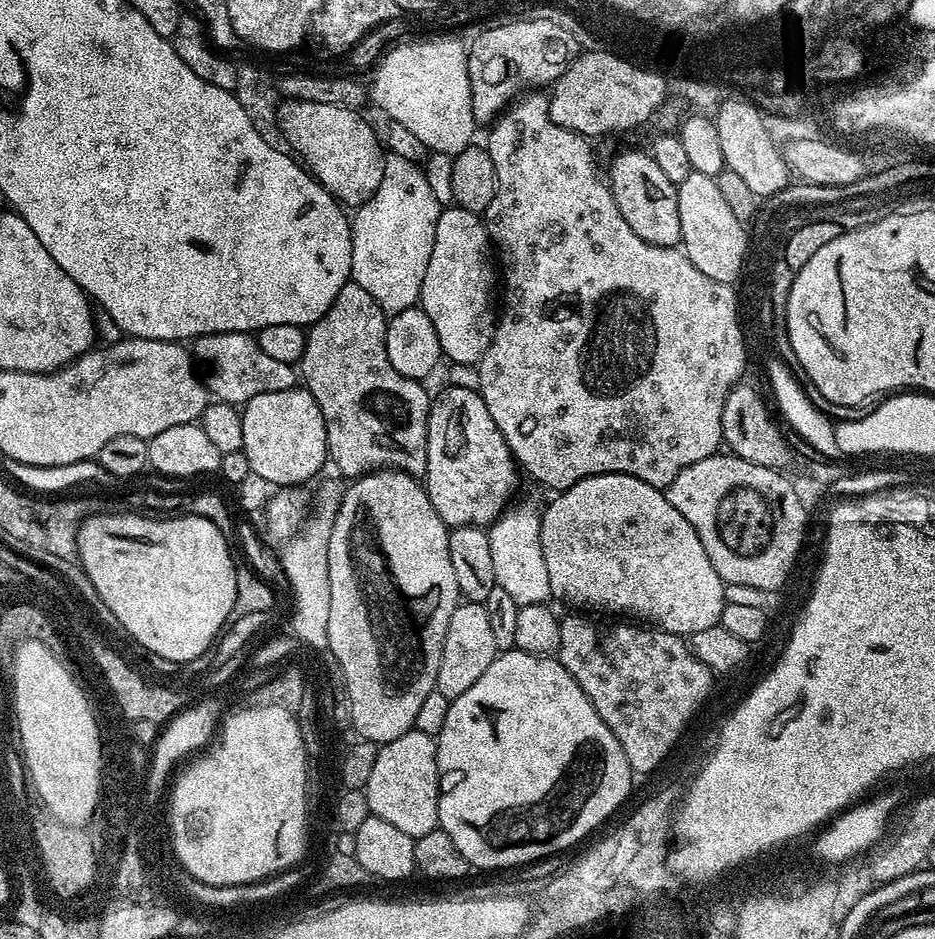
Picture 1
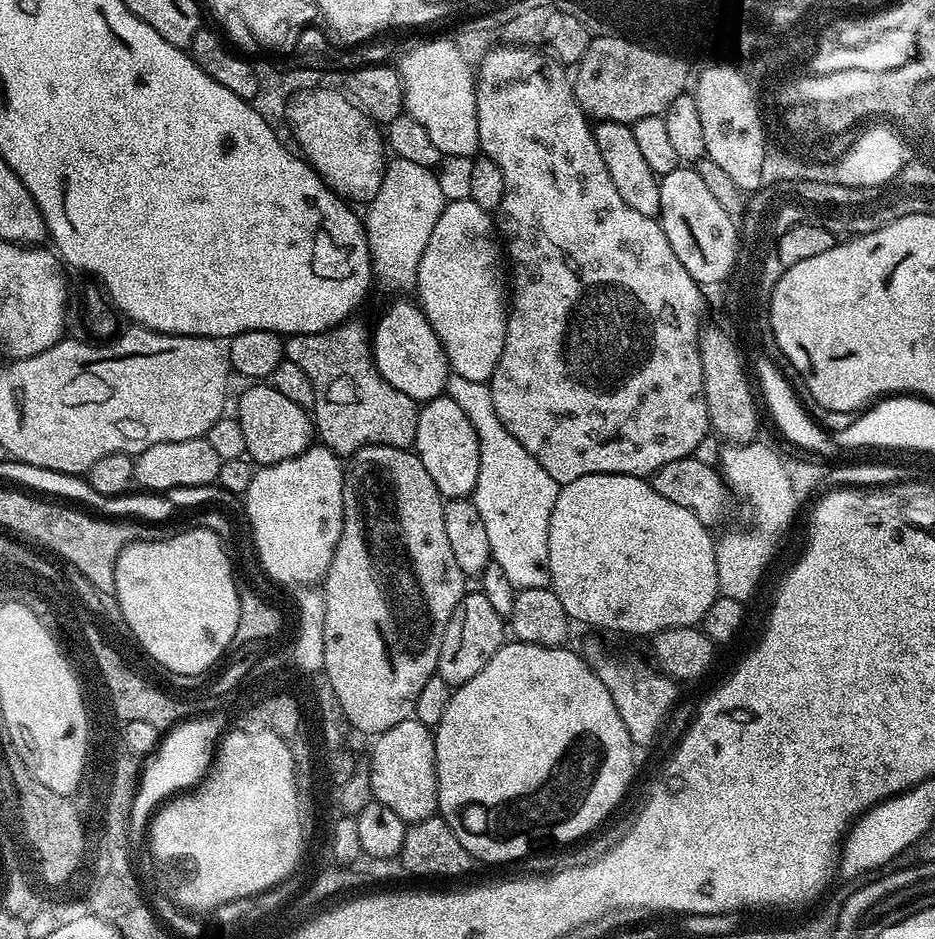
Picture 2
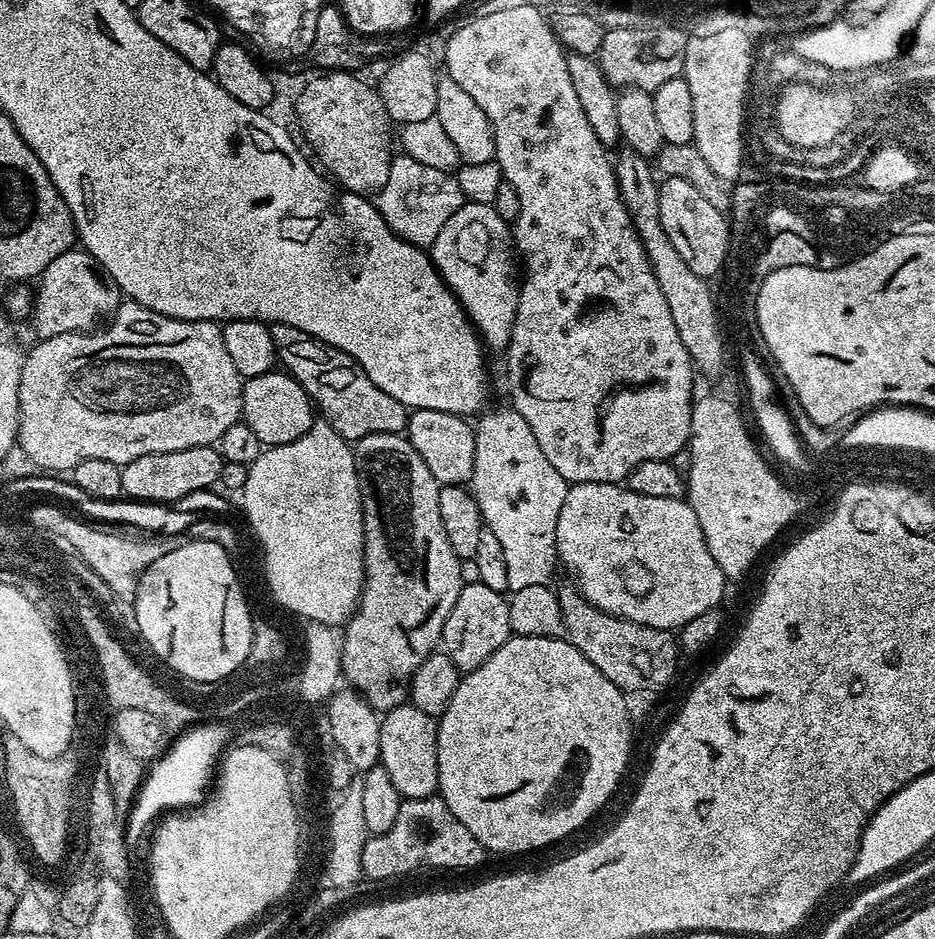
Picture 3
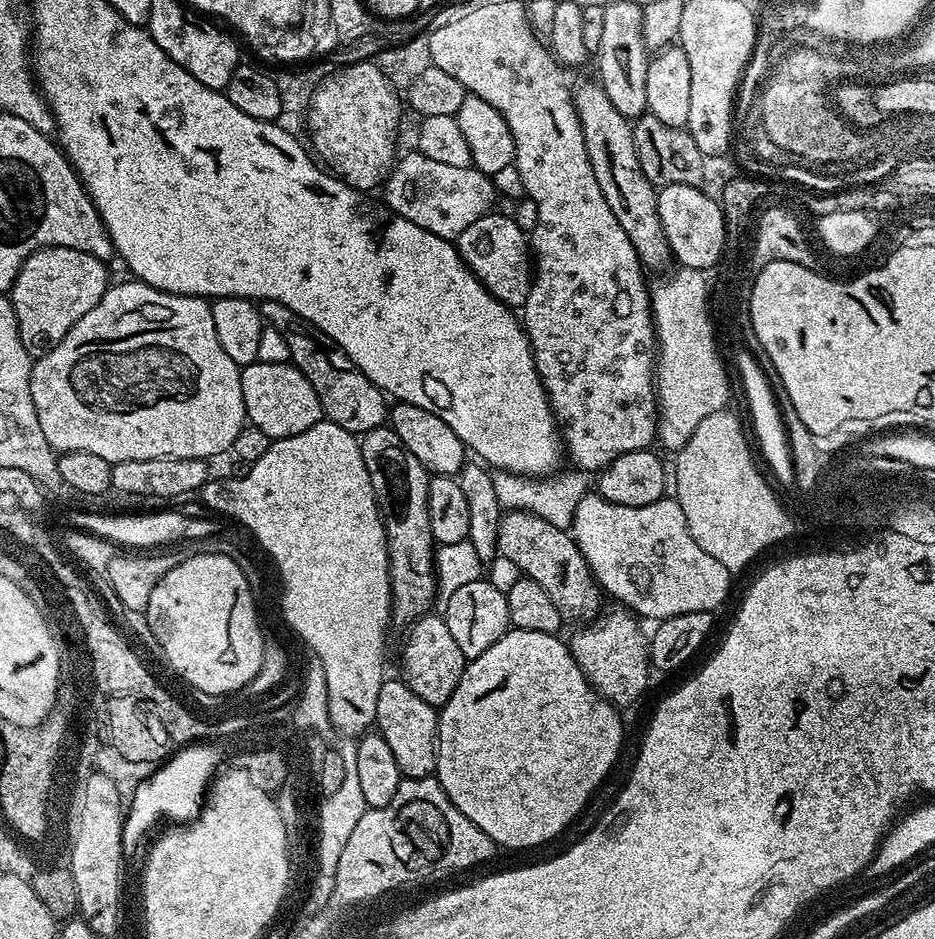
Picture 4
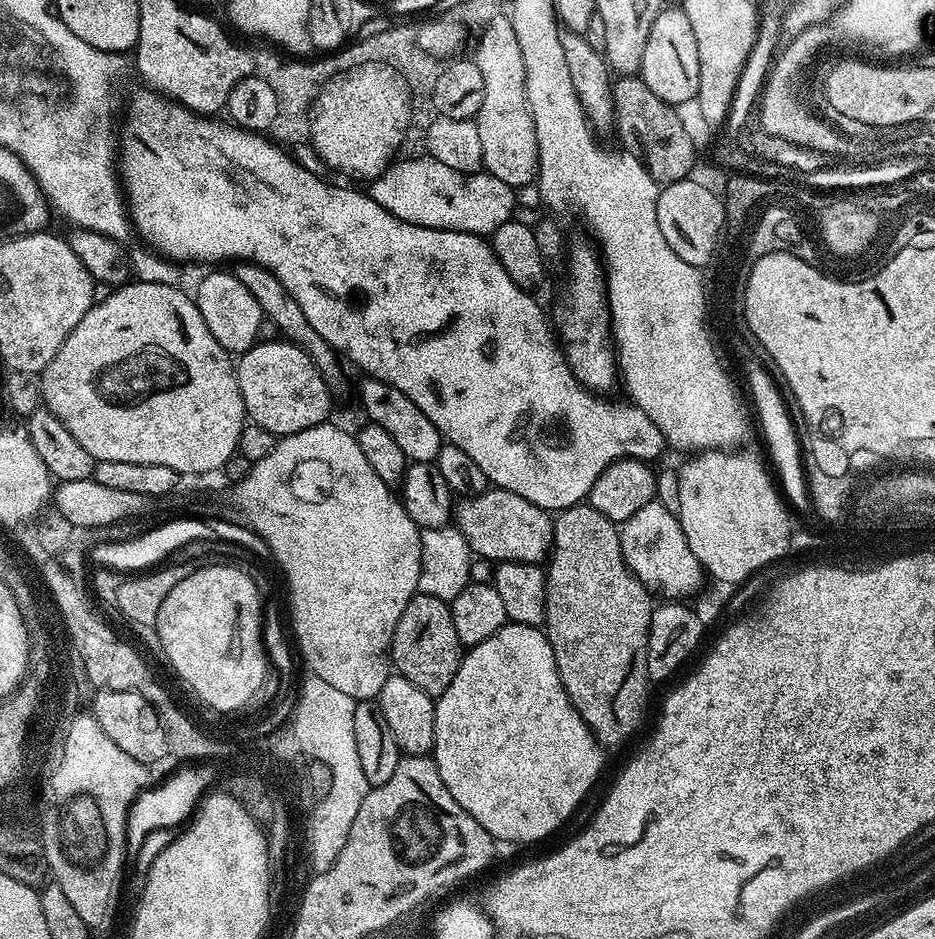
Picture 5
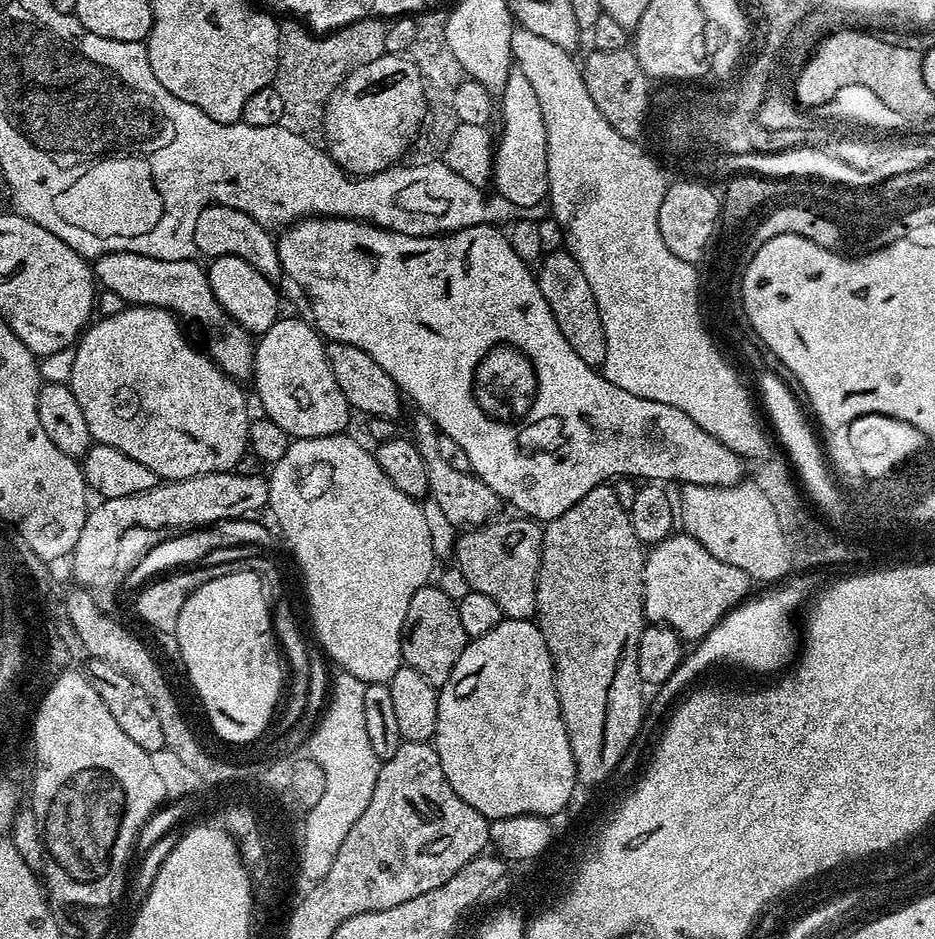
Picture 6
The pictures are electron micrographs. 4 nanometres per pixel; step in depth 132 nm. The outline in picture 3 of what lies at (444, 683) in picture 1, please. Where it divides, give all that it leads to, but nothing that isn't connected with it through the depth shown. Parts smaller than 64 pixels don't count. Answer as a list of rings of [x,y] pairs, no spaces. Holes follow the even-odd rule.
[[[481,583],[465,584],[458,594],[458,602],[454,602],[454,610],[450,610],[450,618],[446,618],[440,644],[450,662],[467,674],[489,660],[512,635],[505,593],[490,590],[490,586]]]

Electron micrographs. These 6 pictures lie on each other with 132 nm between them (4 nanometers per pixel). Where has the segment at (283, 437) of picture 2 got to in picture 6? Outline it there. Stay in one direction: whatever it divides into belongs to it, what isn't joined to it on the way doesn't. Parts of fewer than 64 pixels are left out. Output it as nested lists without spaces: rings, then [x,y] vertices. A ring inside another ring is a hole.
[[[285,315],[270,330],[259,333],[251,383],[256,383],[256,396],[267,419],[286,430],[289,438],[322,438],[338,436],[345,431],[350,409],[342,394],[334,370],[330,370],[328,350],[319,332],[307,319]]]

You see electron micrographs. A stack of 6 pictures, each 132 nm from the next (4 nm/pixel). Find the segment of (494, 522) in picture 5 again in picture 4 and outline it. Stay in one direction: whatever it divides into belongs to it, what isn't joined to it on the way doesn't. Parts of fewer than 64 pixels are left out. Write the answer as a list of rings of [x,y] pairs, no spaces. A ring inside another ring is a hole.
[[[508,510],[500,517],[496,550],[499,555],[514,562],[527,579],[538,582],[538,586],[546,590],[550,602],[558,606],[561,621],[588,622],[601,611],[602,589],[592,575],[582,550],[578,550],[571,531],[554,526],[533,512]]]

